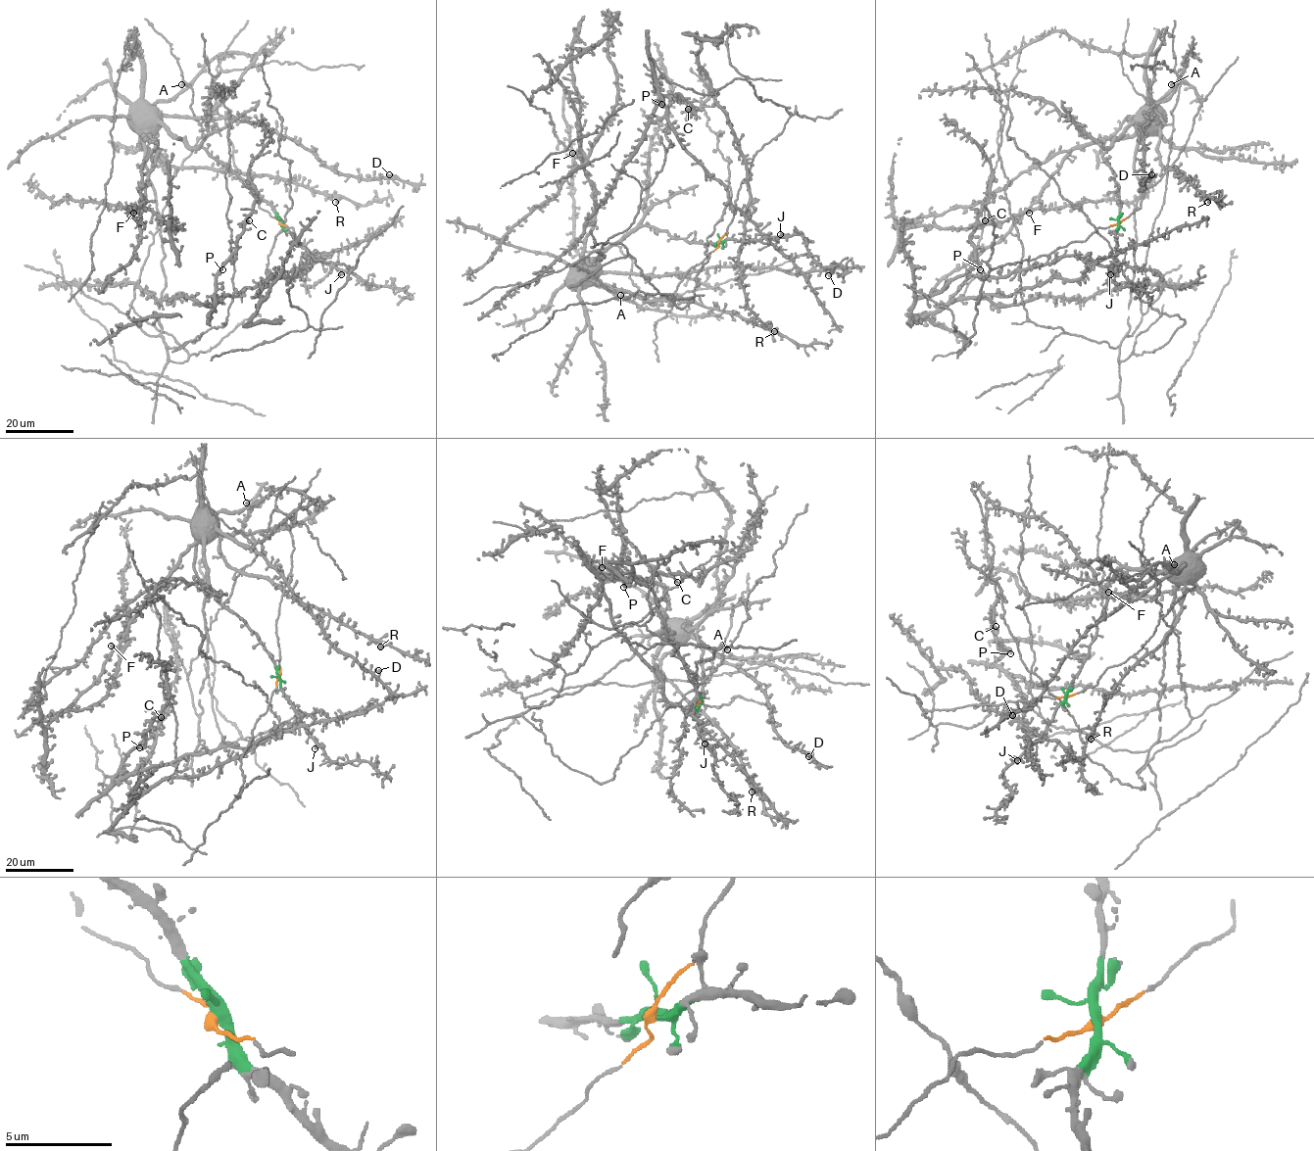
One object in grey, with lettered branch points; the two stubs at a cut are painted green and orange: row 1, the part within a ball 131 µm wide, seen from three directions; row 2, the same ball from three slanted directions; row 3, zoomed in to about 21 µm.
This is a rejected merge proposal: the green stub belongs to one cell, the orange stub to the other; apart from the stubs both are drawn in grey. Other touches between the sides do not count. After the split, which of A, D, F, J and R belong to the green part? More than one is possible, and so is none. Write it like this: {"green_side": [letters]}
{"green_side": ["A", "D", "F", "J", "R"]}

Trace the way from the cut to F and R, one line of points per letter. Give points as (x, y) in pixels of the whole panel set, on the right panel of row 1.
F: (1118, 221), (1119, 186), (1101, 148), (1134, 123), (1131, 136), (1074, 148), (1025, 213), (1029, 214)
R: (1118, 221), (1119, 186), (1101, 148), (1135, 121), (1158, 128), (1159, 162), (1176, 167), (1210, 197), (1208, 202)

